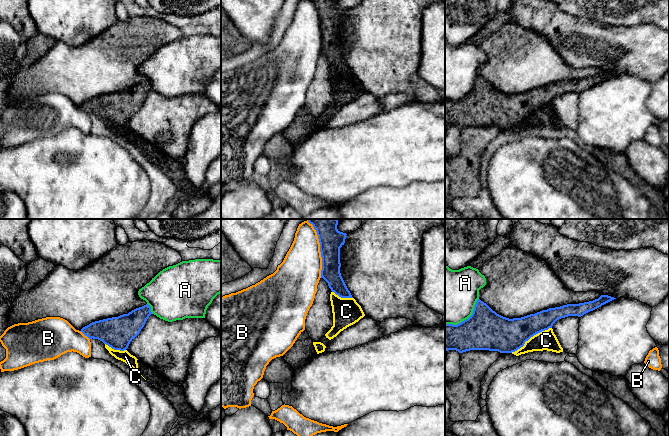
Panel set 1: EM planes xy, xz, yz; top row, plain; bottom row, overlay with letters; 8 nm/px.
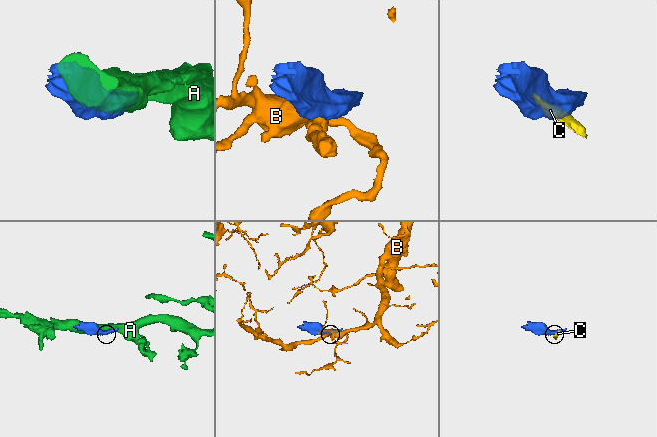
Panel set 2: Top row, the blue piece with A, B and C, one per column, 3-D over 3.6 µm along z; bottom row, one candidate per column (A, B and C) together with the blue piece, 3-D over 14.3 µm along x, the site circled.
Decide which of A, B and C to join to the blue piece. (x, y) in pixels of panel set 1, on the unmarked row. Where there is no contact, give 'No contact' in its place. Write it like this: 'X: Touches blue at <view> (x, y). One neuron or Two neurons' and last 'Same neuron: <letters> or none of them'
A: Touches blue at yz (466, 95). Two neurons
B: Touches blue at xz (320, 27). Two neurons
C: Touches blue at yz (530, 113). Two neurons
Same neuron: none of them

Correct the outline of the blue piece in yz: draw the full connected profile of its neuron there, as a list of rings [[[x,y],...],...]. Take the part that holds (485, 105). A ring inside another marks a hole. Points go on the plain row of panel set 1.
[[[601,71],[593,77],[549,84],[513,95],[497,90],[478,75],[468,95],[457,101],[445,100],[445,126],[459,129],[470,126],[512,129],[523,123],[534,111],[552,104],[557,96],[568,92],[581,93],[614,75]]]

